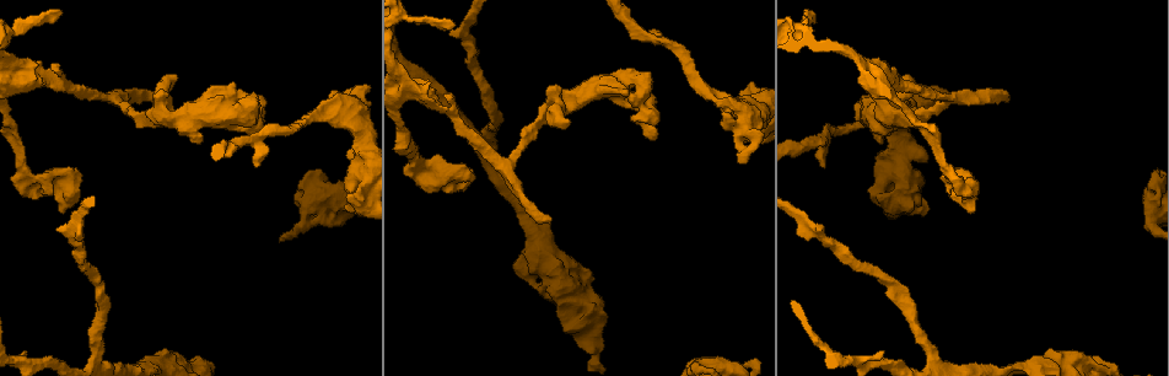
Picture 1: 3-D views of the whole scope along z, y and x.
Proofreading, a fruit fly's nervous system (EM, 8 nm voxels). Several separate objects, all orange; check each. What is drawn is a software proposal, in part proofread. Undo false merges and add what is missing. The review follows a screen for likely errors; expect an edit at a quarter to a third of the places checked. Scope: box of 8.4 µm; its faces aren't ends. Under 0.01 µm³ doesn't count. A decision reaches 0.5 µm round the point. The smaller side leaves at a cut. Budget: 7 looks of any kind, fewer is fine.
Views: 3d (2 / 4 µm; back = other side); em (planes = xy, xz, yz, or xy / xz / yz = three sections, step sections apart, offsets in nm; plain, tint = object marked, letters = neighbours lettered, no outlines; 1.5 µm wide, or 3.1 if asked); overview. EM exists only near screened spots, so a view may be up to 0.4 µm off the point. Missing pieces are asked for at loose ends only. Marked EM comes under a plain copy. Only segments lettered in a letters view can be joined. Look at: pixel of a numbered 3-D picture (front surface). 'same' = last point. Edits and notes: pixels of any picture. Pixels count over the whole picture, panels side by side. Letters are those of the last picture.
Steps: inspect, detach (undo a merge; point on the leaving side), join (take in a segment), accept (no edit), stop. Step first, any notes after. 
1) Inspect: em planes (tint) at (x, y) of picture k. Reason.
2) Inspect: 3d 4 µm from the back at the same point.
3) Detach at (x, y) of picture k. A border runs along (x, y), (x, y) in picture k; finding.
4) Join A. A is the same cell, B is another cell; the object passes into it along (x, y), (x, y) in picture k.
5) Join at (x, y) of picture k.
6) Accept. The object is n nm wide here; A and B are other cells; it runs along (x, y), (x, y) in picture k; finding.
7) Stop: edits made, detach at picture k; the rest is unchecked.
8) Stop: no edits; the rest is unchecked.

Inspect: 3d 4 µm from the back at (1006, 100) of picture 1. Free end.

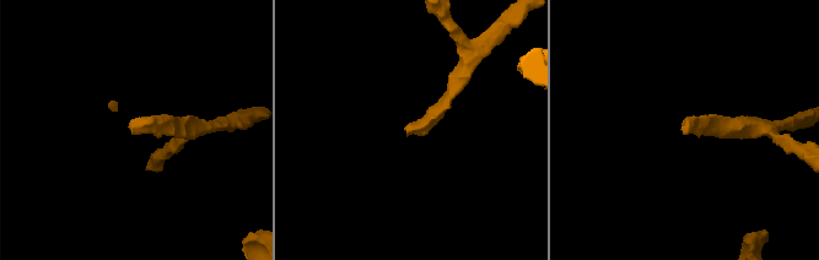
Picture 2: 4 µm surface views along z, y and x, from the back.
Inspect: em yz step 8 (letters) at (683, 131) of picture 2.

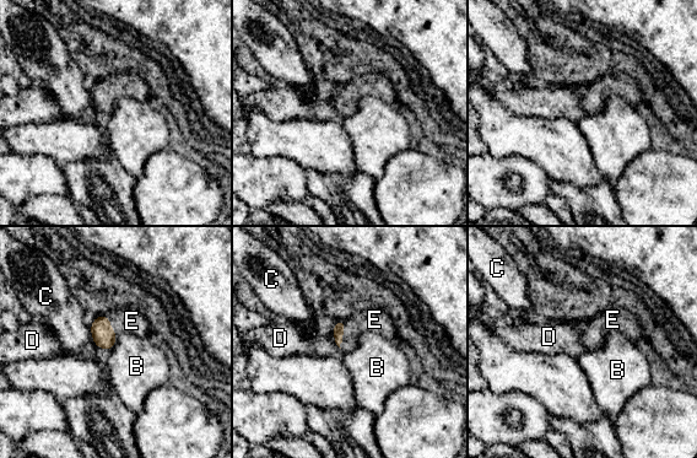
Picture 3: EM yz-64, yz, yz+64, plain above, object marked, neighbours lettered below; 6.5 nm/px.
Inspect: em xz step 4 (letters) at the same point. Another direction.

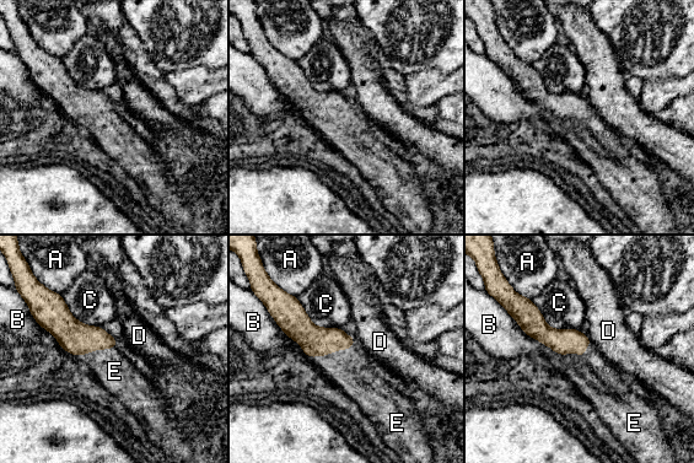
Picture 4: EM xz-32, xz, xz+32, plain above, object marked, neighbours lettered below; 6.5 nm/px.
Join E. The longest contact is with B, 480 nm; E is the same cell, A, B, C and D are other cells; the object passes into it along (315, 340), (333, 351), (350, 370) in picture 4; the neuron continues.

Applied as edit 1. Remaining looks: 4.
Inspect: em xy step 8 (tint) at (881, 136) of picture 1. An open end.

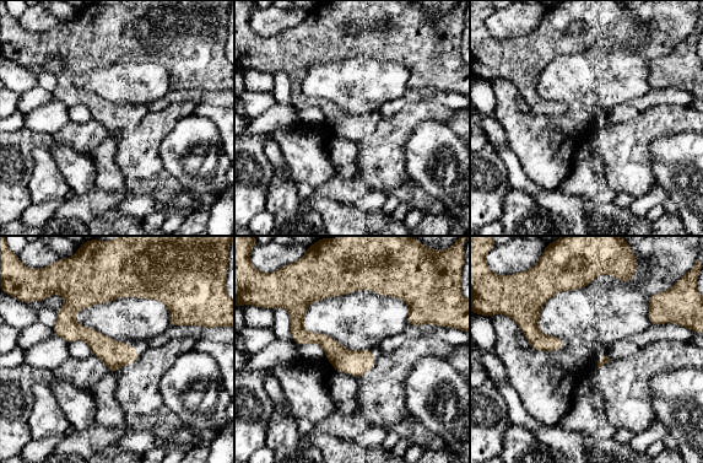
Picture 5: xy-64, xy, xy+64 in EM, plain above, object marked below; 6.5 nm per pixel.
Inspect: em planes (letters) at the same point.

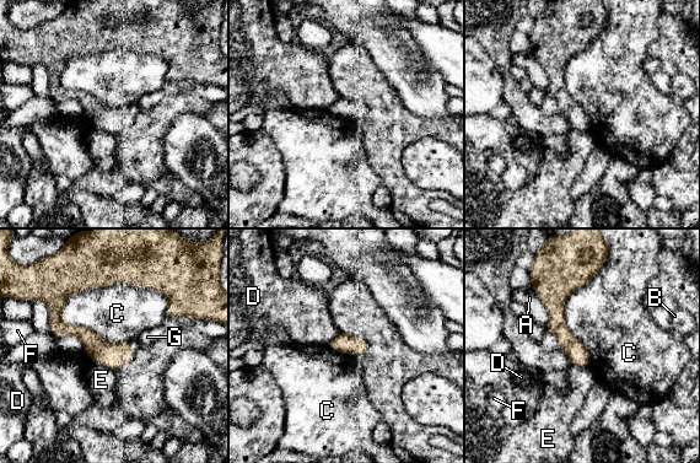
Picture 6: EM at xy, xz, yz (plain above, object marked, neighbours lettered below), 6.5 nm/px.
Accept. The longest contact is with C, 700 nm; A, B, C, D, E, F and G are other cells; it runs along (102, 273), (57, 301), (57, 321), (116, 366) in picture 6; no lettered segment goes on from it.

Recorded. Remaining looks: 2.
Inspect: em yz step 8 (letters) at (910, 149) of picture 1. Sudden change in width.

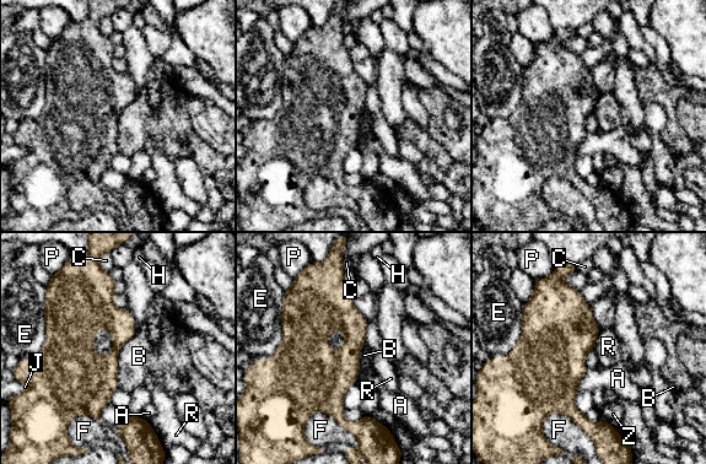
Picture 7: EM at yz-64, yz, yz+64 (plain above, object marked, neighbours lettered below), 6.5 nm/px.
Accept. The longest contact is with B, 360 nm; A, B, C, E, F, H, J, P, R and Z are other cells; a border runs along (134, 334), (119, 350), (117, 387) in picture 7; one neuron here.

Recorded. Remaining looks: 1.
Stop: edits made, join at picture 4; the rest is unchecked.

